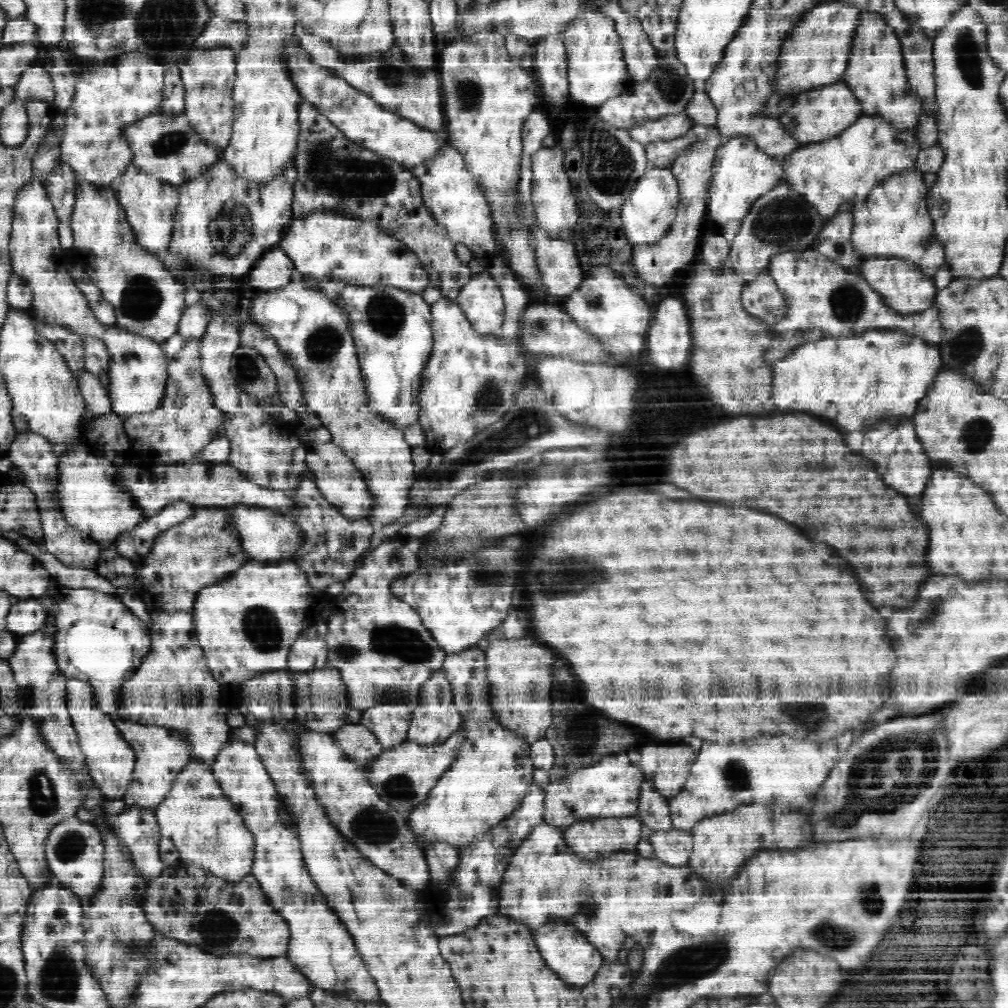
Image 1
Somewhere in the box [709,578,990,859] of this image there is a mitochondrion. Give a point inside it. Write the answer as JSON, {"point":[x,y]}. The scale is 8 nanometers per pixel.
{"point":[846,818]}

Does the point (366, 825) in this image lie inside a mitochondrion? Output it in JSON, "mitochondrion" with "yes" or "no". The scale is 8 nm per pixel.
{"mitochondrion":"yes"}

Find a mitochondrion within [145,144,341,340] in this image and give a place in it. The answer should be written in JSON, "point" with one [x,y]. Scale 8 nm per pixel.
{"point":[229,227]}

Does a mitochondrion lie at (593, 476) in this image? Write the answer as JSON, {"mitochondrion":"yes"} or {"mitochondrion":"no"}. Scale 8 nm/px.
{"mitochondrion":"no"}

